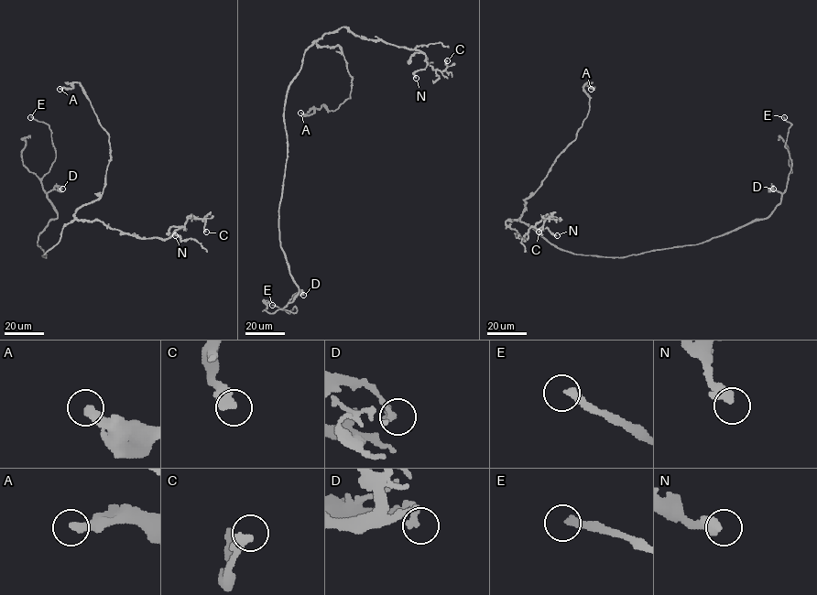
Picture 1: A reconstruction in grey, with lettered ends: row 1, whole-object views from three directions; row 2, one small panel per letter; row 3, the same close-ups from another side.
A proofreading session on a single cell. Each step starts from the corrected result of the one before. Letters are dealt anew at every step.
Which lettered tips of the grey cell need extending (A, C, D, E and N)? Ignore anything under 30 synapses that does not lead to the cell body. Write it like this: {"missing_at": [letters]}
{"missing_at": ["C", "E"]}

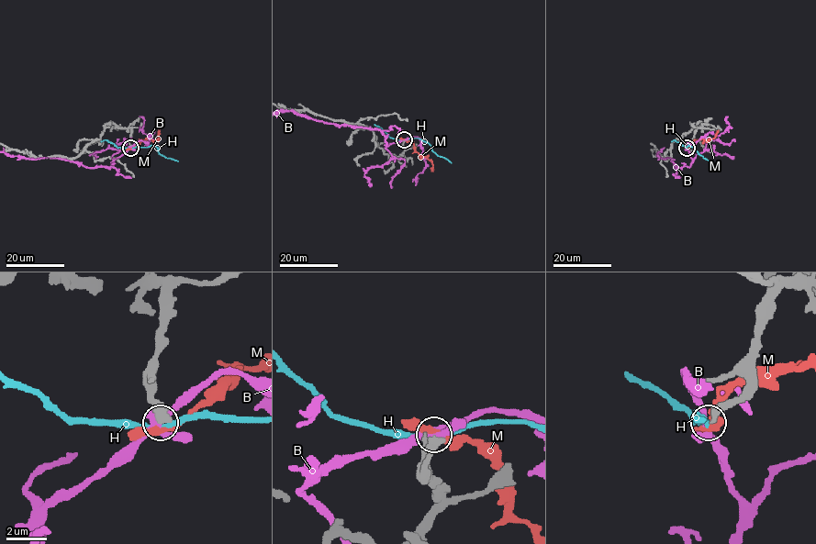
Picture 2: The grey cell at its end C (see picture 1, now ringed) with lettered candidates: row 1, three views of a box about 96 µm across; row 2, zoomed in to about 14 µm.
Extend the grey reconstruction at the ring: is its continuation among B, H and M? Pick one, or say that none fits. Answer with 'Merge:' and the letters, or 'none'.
Merge: none

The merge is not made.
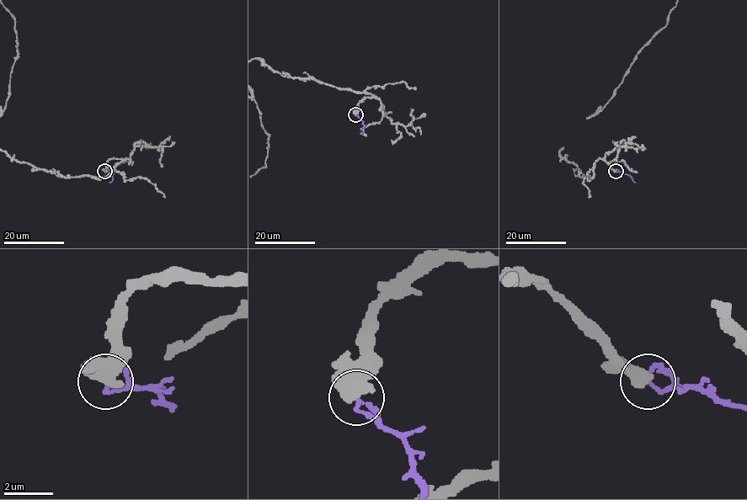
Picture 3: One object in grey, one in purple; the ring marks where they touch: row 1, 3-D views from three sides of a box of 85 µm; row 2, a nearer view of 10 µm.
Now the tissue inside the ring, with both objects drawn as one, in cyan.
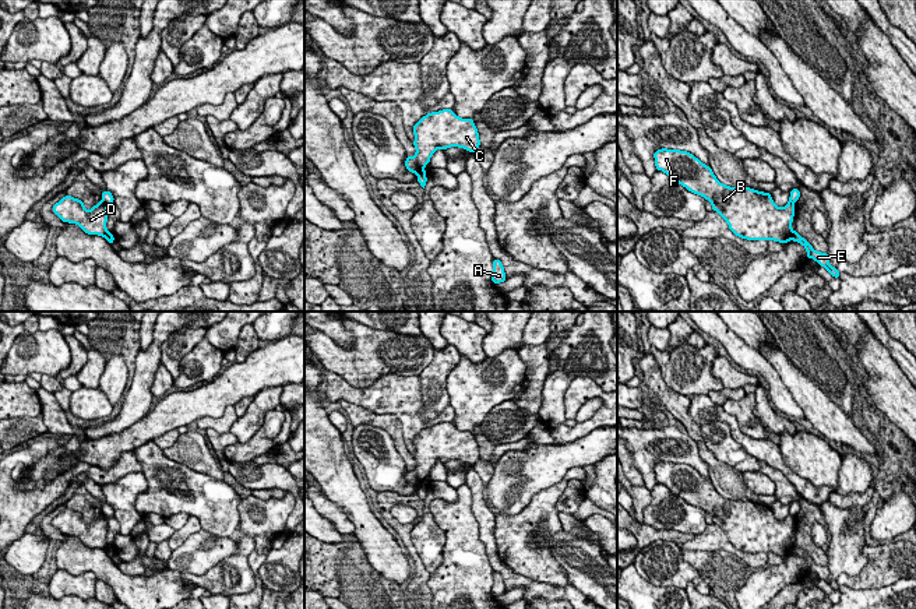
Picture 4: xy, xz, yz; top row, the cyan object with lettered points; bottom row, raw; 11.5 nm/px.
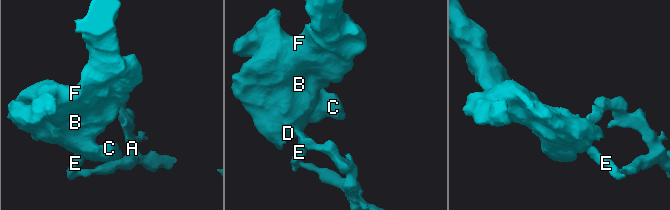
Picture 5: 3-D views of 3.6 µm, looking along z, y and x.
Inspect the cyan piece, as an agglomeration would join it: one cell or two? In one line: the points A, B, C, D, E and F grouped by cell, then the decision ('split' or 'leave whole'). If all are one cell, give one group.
A E / B C D F; split

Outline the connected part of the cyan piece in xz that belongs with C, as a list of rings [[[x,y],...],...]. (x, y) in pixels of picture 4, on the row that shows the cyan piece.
[[[452,109],[427,113],[413,126],[413,134],[416,154],[406,158],[405,166],[416,175],[424,172],[437,148],[459,147],[473,154],[480,145],[473,120],[458,117]]]

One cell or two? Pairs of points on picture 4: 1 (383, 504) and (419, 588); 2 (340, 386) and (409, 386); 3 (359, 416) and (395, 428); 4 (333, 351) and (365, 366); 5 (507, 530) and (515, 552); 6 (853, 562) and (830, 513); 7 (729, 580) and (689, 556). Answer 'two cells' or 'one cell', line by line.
1: one cell
2: one cell
3: one cell
4: one cell
5: one cell
6: one cell
7: one cell

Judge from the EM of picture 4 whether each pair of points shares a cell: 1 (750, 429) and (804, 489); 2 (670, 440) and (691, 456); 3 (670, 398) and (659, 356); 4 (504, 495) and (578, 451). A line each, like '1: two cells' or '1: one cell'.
1: two cells
2: one cell
3: two cells
4: one cell

